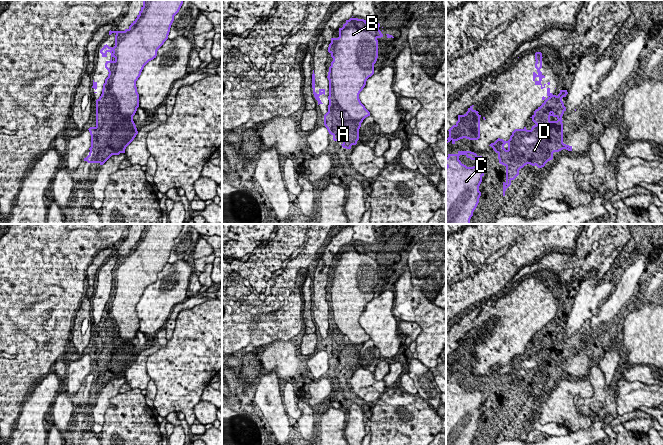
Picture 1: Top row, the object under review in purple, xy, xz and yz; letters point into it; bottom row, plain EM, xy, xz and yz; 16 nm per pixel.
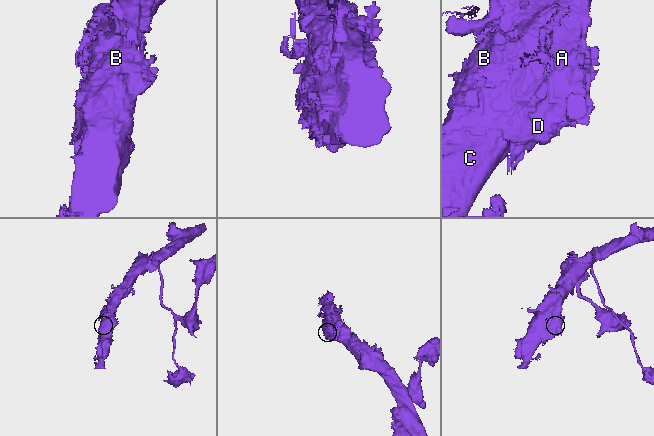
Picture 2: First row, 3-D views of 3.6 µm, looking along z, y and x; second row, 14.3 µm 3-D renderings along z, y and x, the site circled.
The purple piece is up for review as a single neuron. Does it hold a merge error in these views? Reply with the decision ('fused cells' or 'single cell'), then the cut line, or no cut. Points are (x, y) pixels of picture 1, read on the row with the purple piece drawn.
single cell | no cut

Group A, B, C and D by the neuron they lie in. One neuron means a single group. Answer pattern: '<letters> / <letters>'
A B C D

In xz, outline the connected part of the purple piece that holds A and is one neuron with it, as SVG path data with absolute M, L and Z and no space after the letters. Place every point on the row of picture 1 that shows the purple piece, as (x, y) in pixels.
M354 18L346 20L339 28L339 37L331 38L328 52L333 61L329 67L329 105L324 115L324 125L334 141L342 141L343 148L351 149L359 140L359 129L363 120L370 116L359 99L359 94L366 85L366 81L374 74L374 64L378 58L378 38L383 37L379 30L380 24L373 24L370 19Z

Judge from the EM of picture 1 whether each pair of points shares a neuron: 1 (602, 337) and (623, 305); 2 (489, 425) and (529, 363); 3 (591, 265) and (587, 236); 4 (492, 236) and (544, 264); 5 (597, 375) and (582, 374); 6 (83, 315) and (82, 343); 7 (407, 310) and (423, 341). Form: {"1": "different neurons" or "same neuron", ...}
{"1": "same neuron", "2": "same neuron", "3": "same neuron", "4": "different neurons", "5": "different neurons", "6": "same neuron", "7": "same neuron"}

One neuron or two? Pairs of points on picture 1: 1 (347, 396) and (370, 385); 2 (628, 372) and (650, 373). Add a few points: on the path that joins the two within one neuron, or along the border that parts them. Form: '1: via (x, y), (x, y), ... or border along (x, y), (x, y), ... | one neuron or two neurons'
1: border along (350, 376), (349, 383), (351, 389), (357, 396) | two neurons
2: via (633, 373), (645, 373) | one neuron

